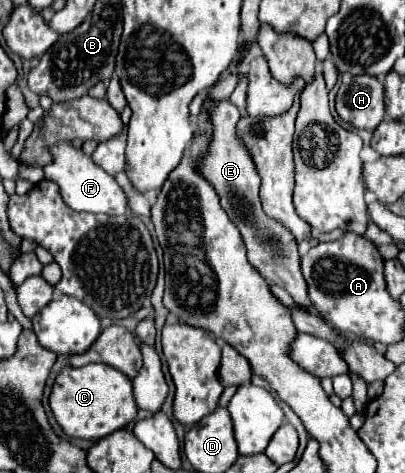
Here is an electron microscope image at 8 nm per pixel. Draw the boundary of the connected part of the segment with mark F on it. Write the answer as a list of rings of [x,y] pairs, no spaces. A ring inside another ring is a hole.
[[[59,143],[57,147],[53,147],[51,153],[53,153],[53,163],[45,165],[45,177],[59,185],[65,203],[73,211],[105,213],[105,215],[127,213],[127,195],[123,193],[119,183],[109,173],[105,173],[99,165],[95,165],[91,157],[83,155],[81,149],[75,149],[71,143]]]

